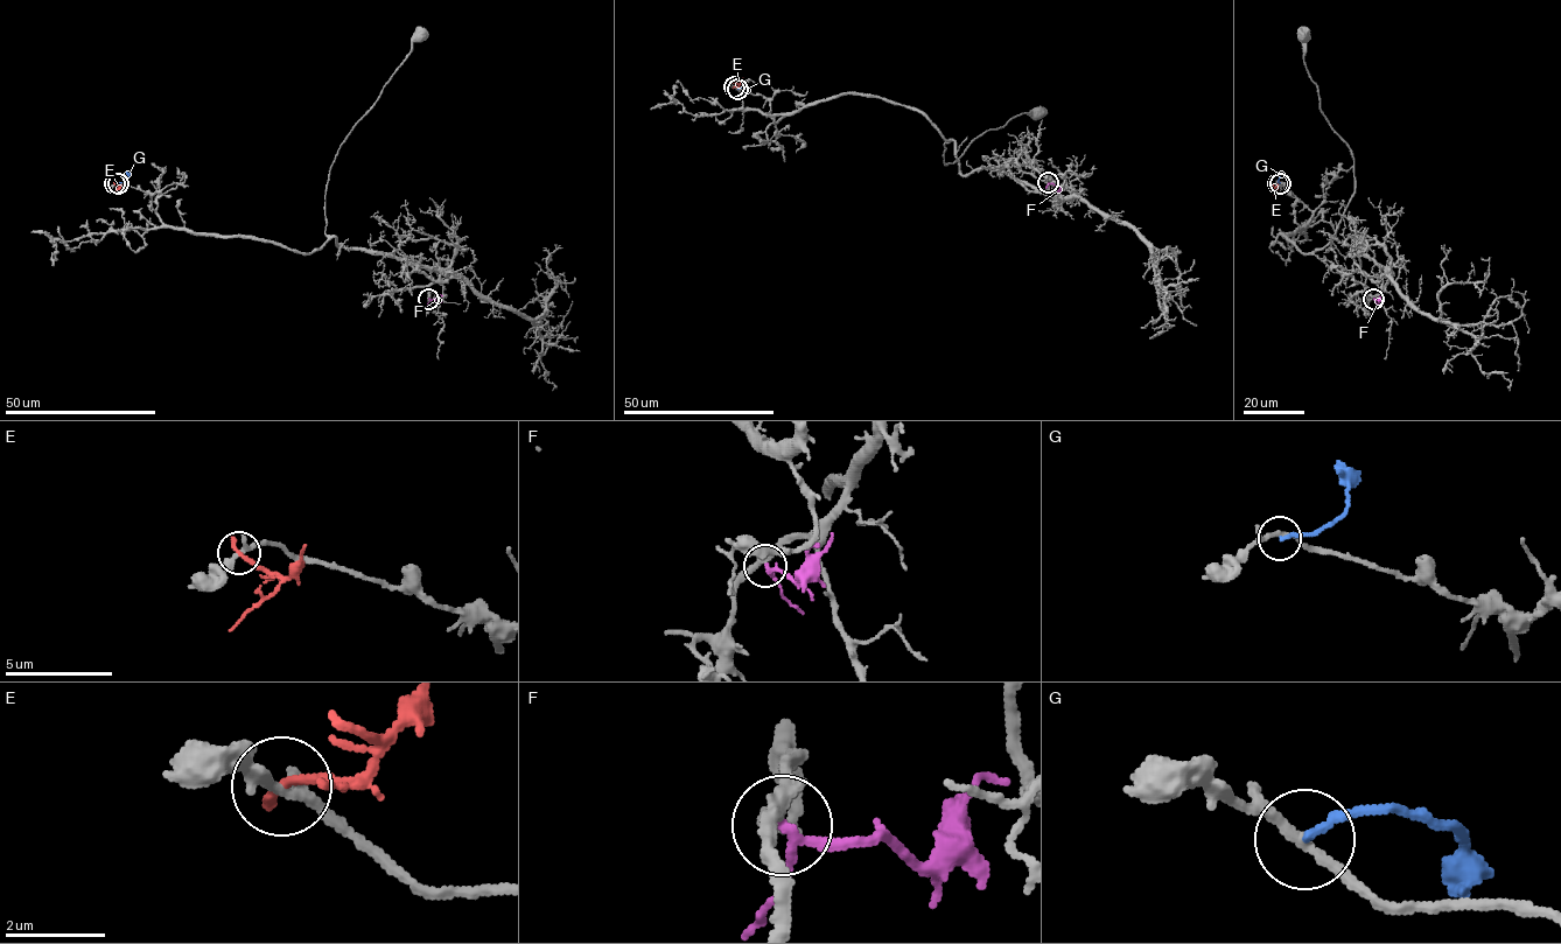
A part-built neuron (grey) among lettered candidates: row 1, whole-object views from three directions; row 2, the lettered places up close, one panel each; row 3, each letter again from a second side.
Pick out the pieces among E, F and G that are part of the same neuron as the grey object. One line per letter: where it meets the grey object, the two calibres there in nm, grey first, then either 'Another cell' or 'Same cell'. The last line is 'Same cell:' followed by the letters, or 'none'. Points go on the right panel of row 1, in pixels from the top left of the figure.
E: Touches grey at (1278, 183). Thickness 260 nm (grey) against 240 nm. Another cell
F: Touches grey at (1373, 299). Thickness 320 nm (grey) against 150 nm. Another cell
G: Touches grey at (1280, 183). Thickness 200 nm (grey) against 180 nm. Another cell
Same cell: none

